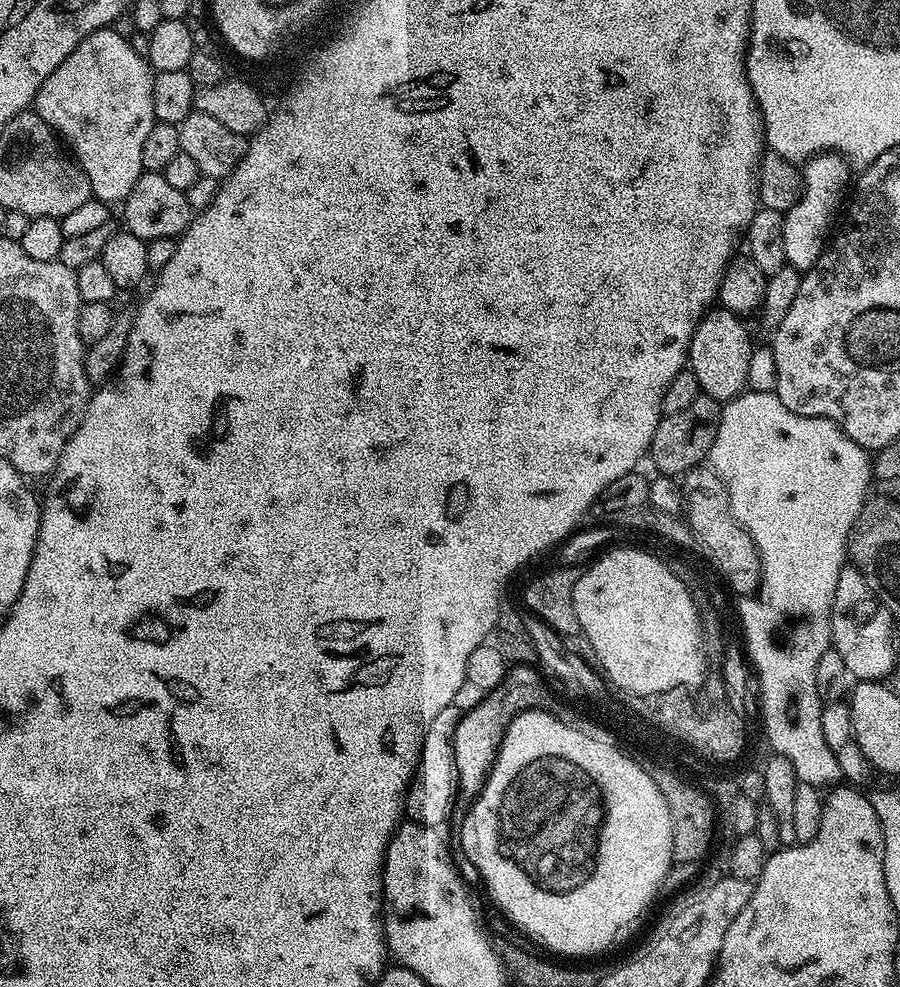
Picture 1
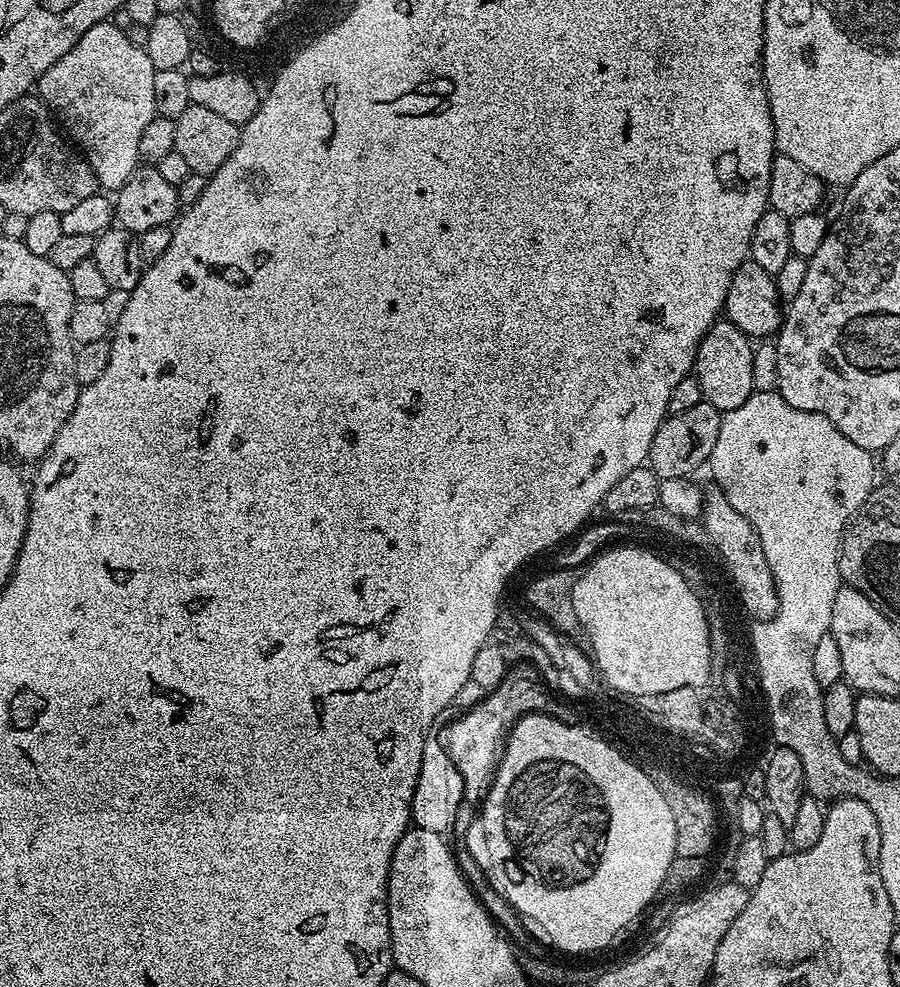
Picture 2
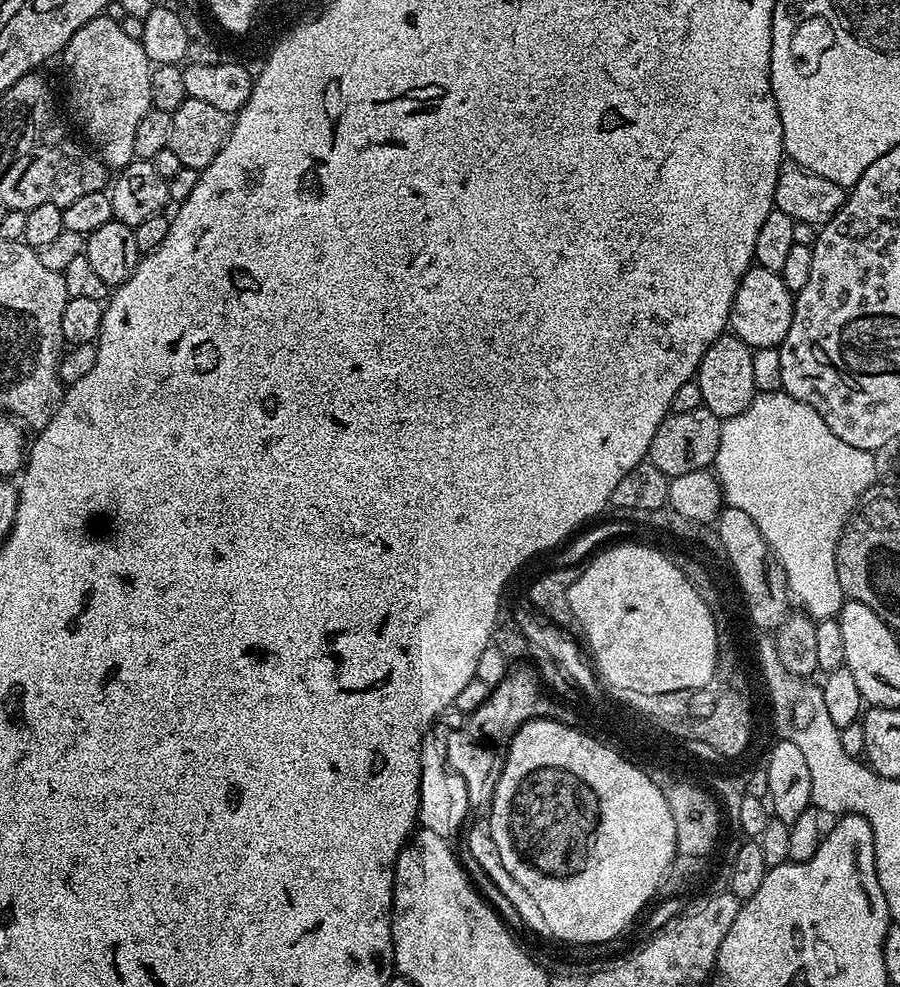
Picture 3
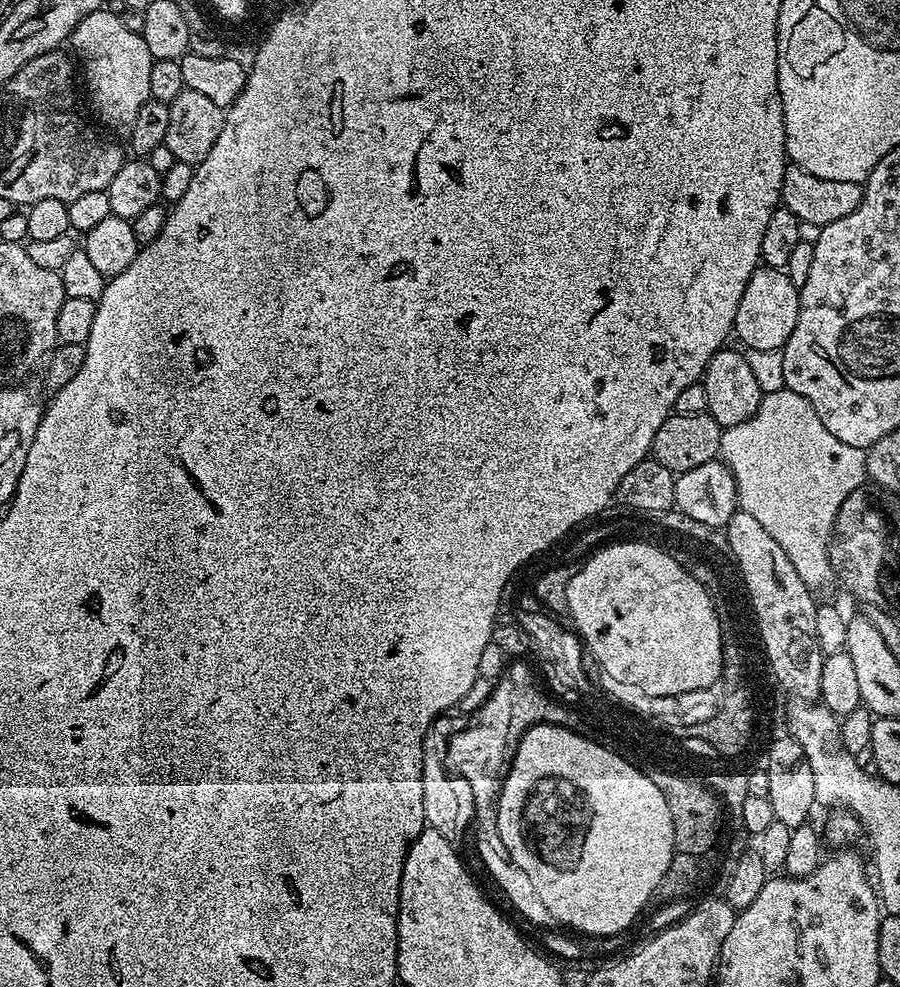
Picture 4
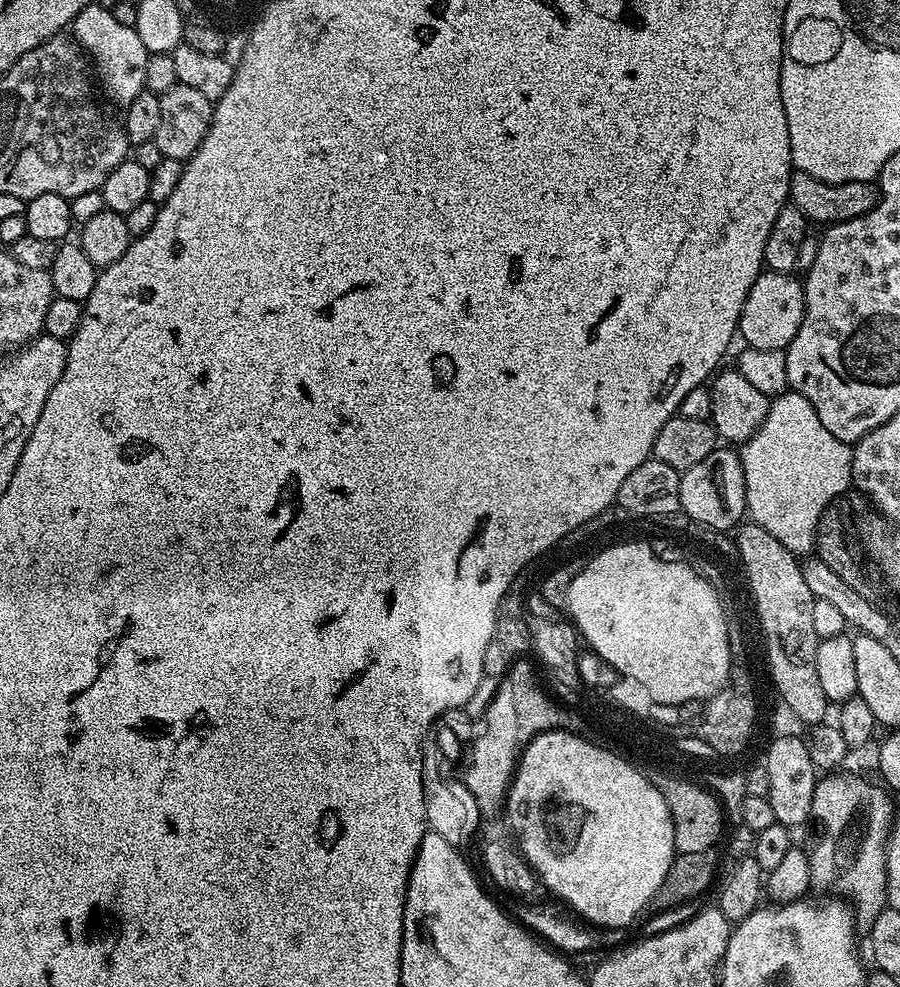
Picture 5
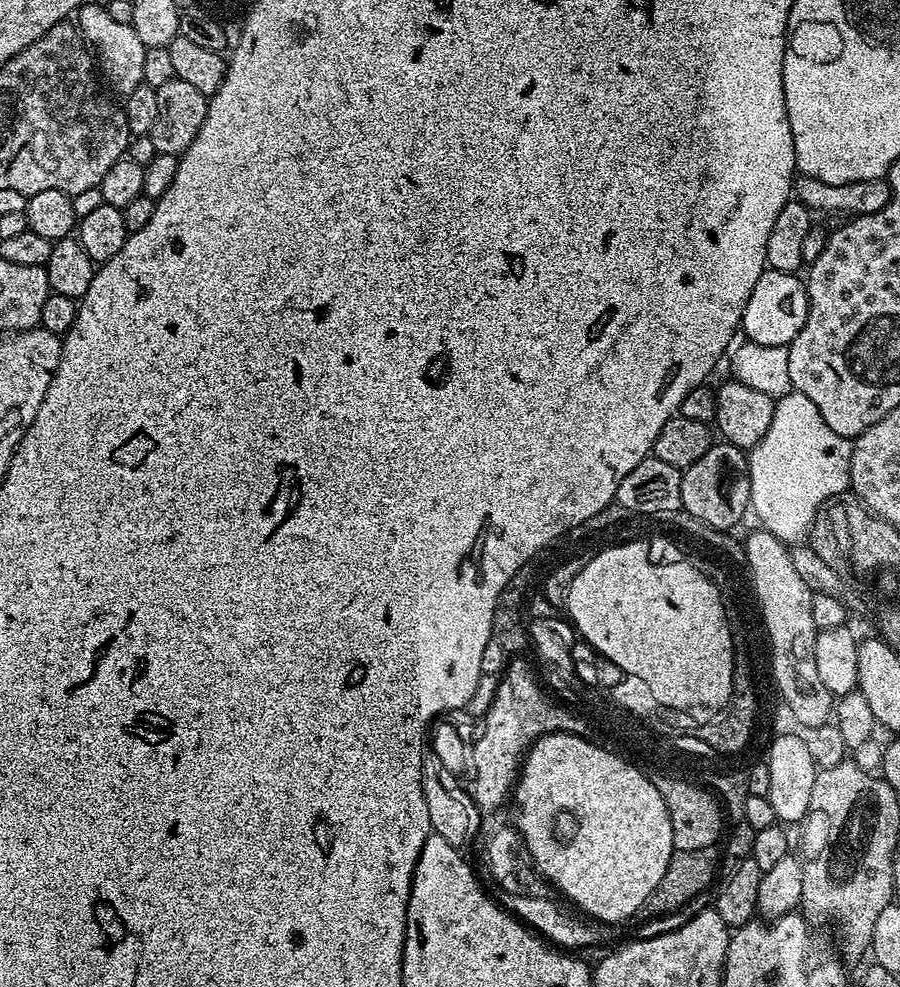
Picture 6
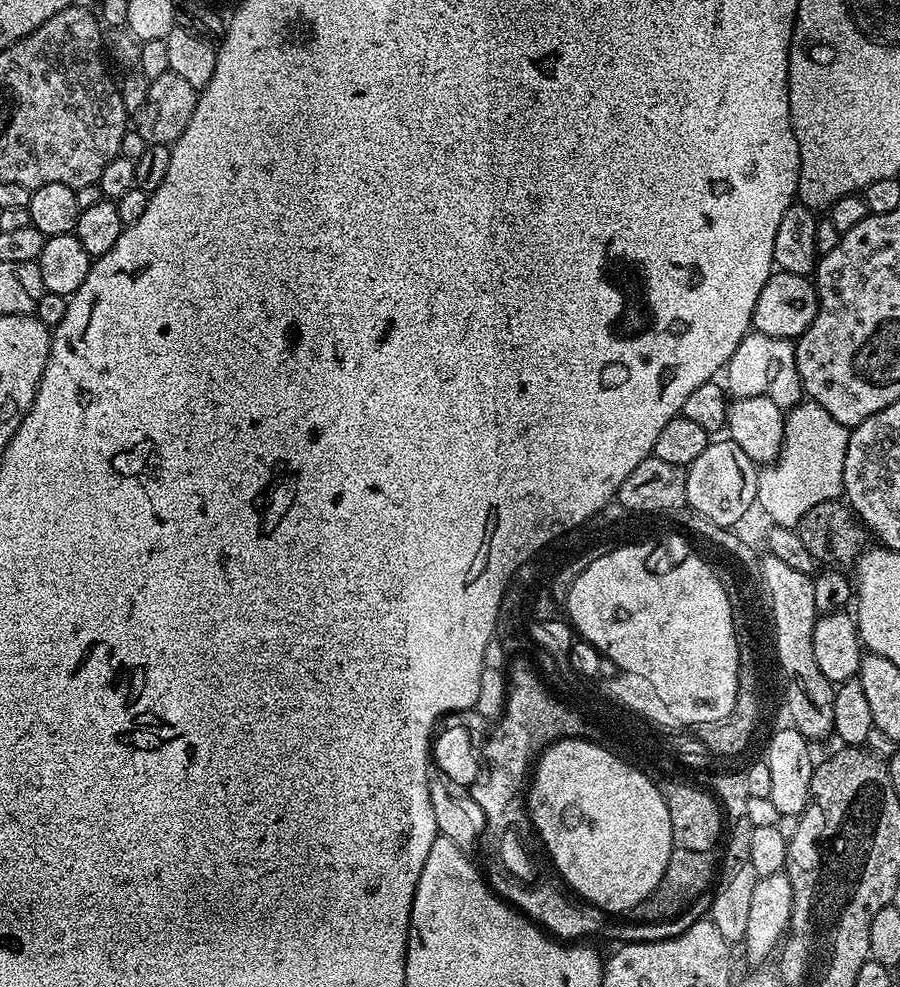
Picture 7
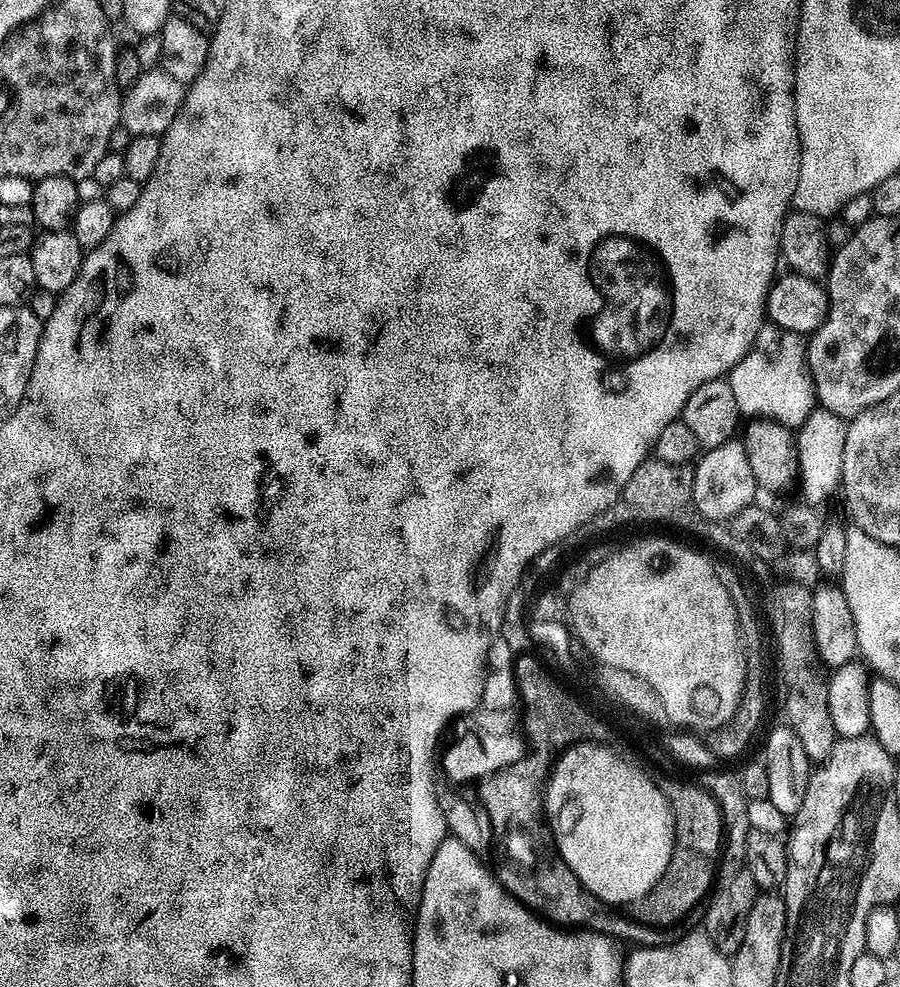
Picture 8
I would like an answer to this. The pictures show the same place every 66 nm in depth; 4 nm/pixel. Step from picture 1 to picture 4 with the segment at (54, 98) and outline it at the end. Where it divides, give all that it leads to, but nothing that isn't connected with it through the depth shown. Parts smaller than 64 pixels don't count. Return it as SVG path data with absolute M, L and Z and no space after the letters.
M99 8L78 22L70 37L71 44L79 71L83 79L84 76L88 79L88 100L97 118L112 128L134 123L138 110L142 110L144 103L152 99L150 70L153 59L150 50L146 50L143 35L132 33L118 14L110 14Z

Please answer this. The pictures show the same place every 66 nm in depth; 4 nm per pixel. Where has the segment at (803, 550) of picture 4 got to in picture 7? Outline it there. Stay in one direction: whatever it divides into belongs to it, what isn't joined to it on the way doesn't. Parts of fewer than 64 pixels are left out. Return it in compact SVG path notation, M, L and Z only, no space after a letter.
M807 398L801 399L799 404L787 409L784 417L784 441L780 447L780 454L775 461L759 473L756 481L756 499L758 508L772 519L773 525L782 528L796 528L800 520L818 502L835 500L844 490L844 463L846 462L846 446L848 445L849 429L834 422L818 402Z

